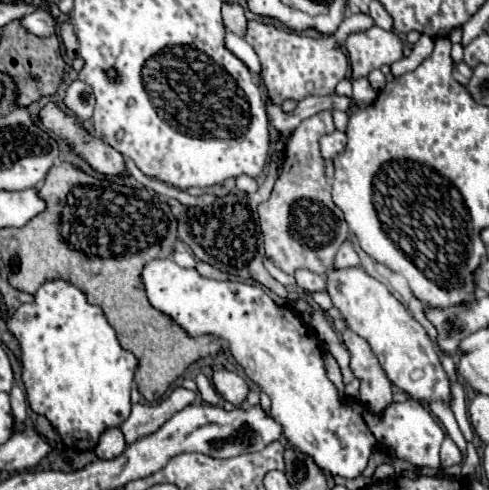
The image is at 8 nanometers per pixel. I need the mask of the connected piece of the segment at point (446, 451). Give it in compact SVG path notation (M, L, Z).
M446 435L444 443L442 443L442 449L440 449L440 459L442 459L442 467L448 469L452 465L458 465L462 461L462 453L458 449L458 445Z

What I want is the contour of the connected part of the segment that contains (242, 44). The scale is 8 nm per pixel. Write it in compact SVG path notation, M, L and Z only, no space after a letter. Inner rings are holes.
M228 33L228 35L226 35L226 47L228 47L238 59L242 59L254 75L260 73L258 55L254 53L254 49L252 49L242 37L238 37L238 35L234 35L234 33Z

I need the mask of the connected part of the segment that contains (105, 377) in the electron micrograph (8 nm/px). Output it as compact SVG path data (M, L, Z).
M48 279L34 295L34 303L24 303L8 319L10 333L20 343L20 369L26 387L26 397L34 413L44 415L62 437L66 449L76 453L92 451L100 435L108 427L122 425L130 415L130 389L138 359L126 351L98 305L88 303L86 293L64 279Z

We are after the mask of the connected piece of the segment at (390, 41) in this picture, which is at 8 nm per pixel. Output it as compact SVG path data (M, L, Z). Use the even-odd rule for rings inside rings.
M370 27L360 33L350 33L344 41L350 63L354 67L352 79L366 77L372 69L392 65L402 59L402 41L396 33L384 31L380 27Z

